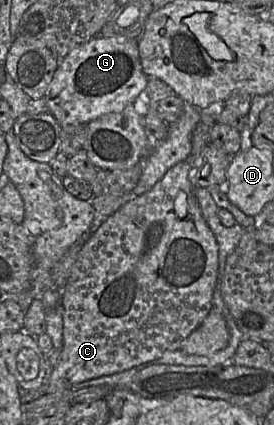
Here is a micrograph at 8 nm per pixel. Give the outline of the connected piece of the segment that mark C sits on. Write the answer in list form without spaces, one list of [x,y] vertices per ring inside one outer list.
[[[217,108],[208,112],[205,112],[202,121],[193,131],[189,157],[171,167],[151,190],[128,201],[117,212],[108,216],[79,250],[68,281],[62,289],[63,345],[60,360],[50,372],[47,380],[47,384],[52,387],[53,391],[66,391],[80,382],[123,372],[158,359],[166,352],[179,349],[182,342],[202,324],[211,311],[213,293],[218,285],[219,247],[214,234],[203,218],[195,196],[195,187],[189,179],[189,172],[194,166],[195,160],[203,148],[210,143],[210,130],[213,123],[216,122]]]

